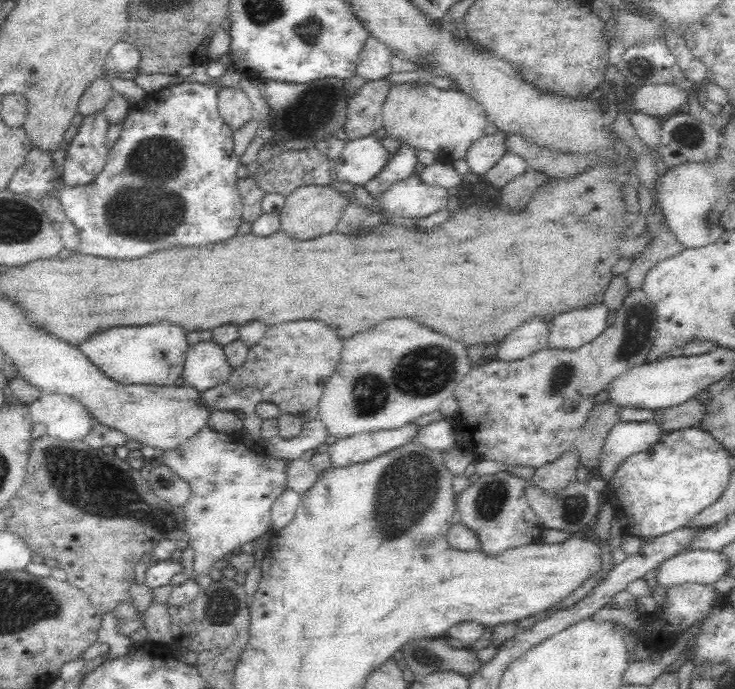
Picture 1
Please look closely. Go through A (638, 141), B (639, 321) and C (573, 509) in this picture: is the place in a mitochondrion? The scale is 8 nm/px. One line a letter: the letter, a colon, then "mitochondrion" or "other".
A: other
B: mitochondrion
C: mitochondrion

